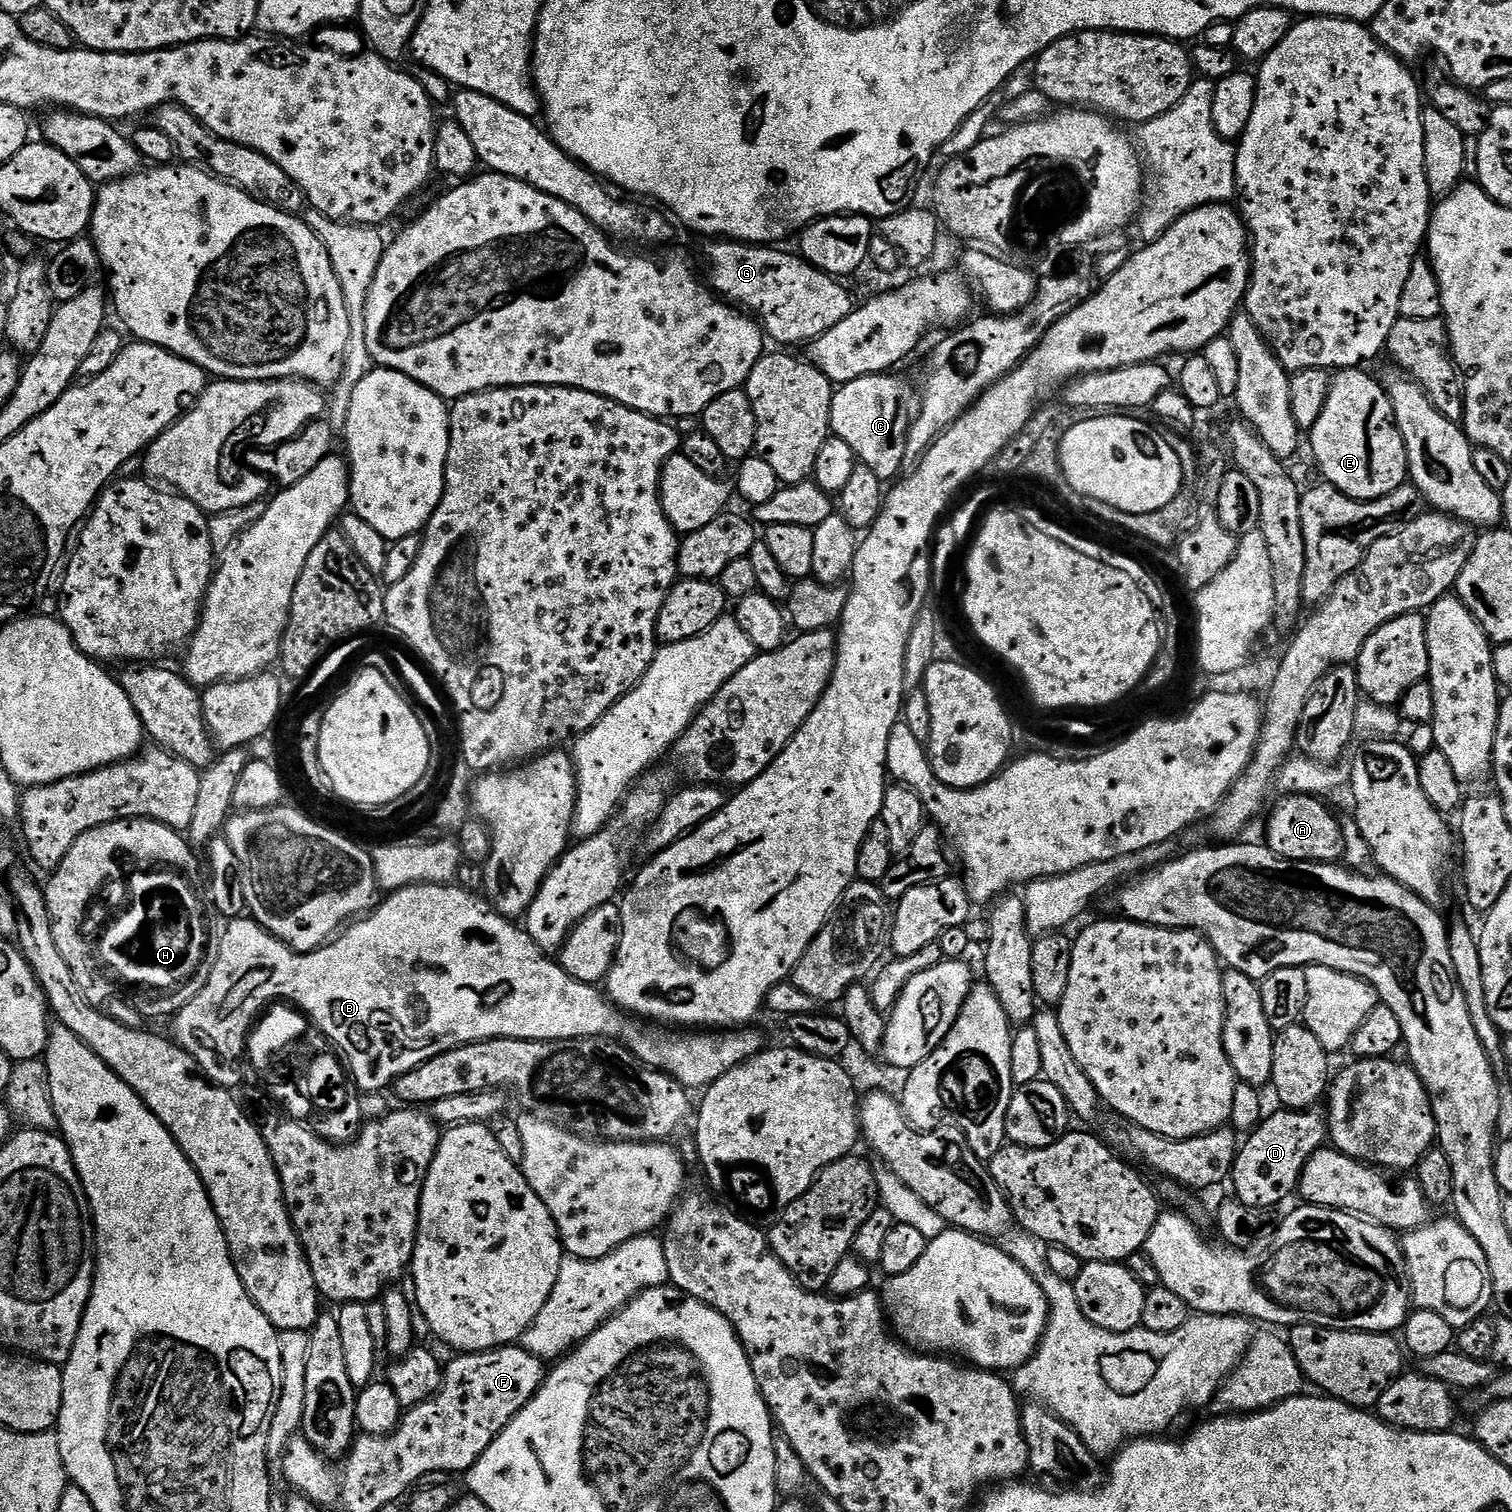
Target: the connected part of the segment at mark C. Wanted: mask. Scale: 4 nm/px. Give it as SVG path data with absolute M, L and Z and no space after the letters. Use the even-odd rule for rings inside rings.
M896 374L863 376L839 385L832 393L831 435L848 443L857 461L874 470L885 482L895 481L901 475L900 467L905 467L910 423L910 408L904 405L908 384L902 377L892 375Z

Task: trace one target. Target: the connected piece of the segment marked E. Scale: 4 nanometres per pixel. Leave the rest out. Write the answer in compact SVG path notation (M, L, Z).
M1363 367L1346 368L1332 377L1330 398L1310 433L1312 456L1325 481L1355 500L1377 500L1409 479L1402 434L1396 428L1392 403L1379 379Z

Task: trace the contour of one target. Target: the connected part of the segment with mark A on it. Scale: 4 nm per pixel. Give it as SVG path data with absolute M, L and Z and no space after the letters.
M1285 795L1268 816L1266 847L1282 860L1317 860L1319 864L1339 861L1343 854L1341 821L1332 817L1323 799L1314 796Z

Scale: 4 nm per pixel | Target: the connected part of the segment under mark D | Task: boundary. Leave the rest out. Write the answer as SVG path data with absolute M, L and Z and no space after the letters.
M1279 1110L1273 1116L1265 1115L1253 1132L1247 1133L1248 1140L1239 1145L1236 1161L1232 1167L1230 1185L1235 1199L1246 1206L1275 1209L1288 1195L1300 1187L1300 1175L1316 1151L1325 1147L1328 1125L1319 1111L1294 1112Z

